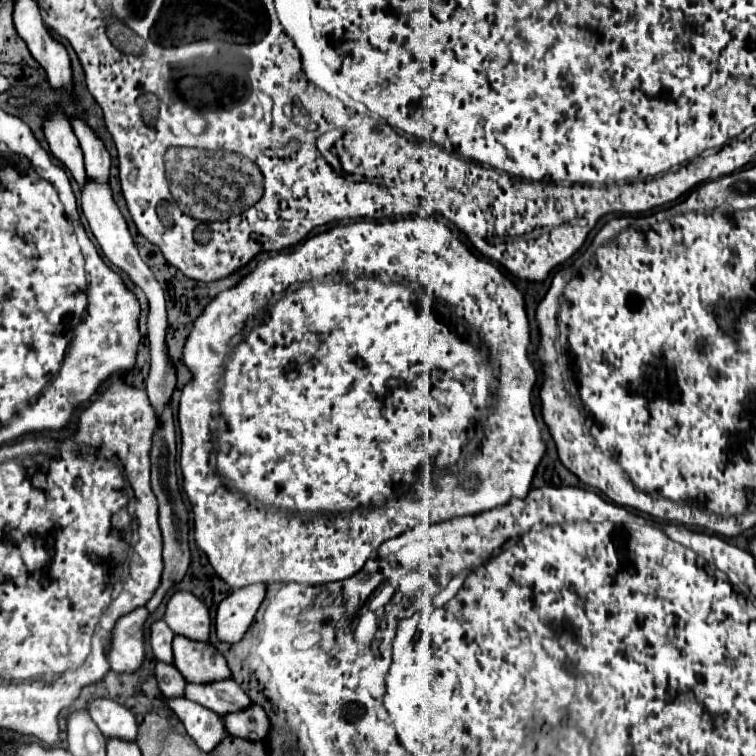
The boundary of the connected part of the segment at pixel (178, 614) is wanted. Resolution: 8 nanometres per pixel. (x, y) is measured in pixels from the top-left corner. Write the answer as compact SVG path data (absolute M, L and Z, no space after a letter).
M178 591L172 595L166 607L164 621L174 631L174 635L190 637L192 641L206 641L210 639L210 611L208 607L196 599L192 593Z

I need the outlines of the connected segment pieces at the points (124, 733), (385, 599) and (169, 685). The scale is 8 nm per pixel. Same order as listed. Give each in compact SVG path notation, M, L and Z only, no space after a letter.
M96 699L90 703L88 713L106 739L114 737L122 741L136 741L136 719L130 709L116 701Z
M384 581L382 584L384 584L384 586L380 589L378 594L370 599L369 607L374 611L388 604L392 600L397 590L386 581Z
M158 661L158 665L156 665L156 681L158 681L158 687L162 689L162 693L166 697L184 697L186 681L184 681L182 673L174 665L166 665L166 663Z

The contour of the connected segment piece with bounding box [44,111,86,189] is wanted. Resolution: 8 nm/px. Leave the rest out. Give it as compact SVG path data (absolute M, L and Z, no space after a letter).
M56 111L56 113L52 113L52 117L46 119L44 133L46 133L46 141L50 145L50 153L72 173L72 177L78 181L80 189L84 189L84 183L86 183L84 155L82 155L76 135L72 133L70 121Z

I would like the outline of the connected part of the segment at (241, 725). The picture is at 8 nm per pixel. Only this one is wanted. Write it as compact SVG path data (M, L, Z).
M252 705L252 709L244 709L244 713L232 713L224 717L224 725L232 737L240 737L246 741L262 741L270 733L270 719L258 705Z

